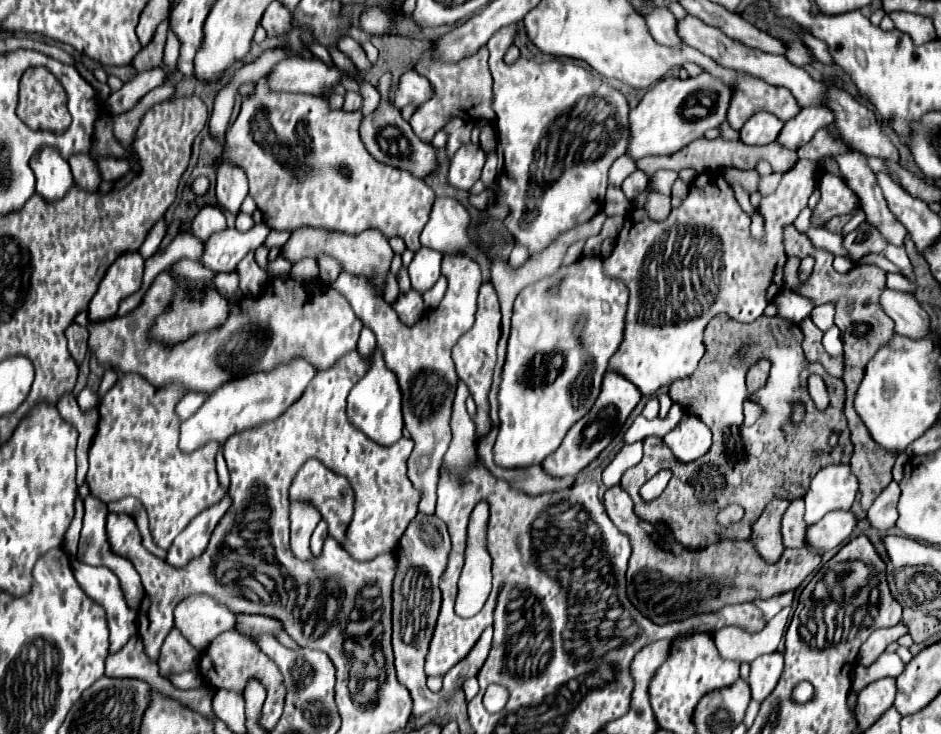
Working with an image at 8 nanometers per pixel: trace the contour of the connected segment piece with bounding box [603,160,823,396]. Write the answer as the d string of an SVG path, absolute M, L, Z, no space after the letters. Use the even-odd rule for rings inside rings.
M801 160L783 176L779 188L761 200L757 210L765 216L765 242L751 240L749 214L741 210L733 188L725 182L721 172L699 174L691 182L689 196L681 202L681 206L671 210L665 222L643 218L643 210L631 210L625 216L625 226L617 236L611 256L603 260L603 272L615 280L623 280L623 284L629 288L629 306L623 332L625 338L617 354L611 356L607 370L633 382L643 396L653 396L661 386L669 386L679 378L691 376L705 352L703 330L715 314L725 312L737 322L753 322L759 318L765 306L783 288L783 266L787 256L781 244L781 230L785 224L793 224L799 212L807 206L807 200L817 188L821 174L821 160Z

